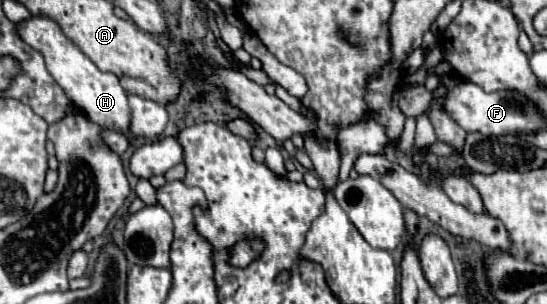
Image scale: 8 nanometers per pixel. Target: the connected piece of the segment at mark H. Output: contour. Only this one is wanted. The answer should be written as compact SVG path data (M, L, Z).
M30 17L16 25L18 35L34 49L44 55L46 69L54 77L54 81L64 89L66 97L74 103L78 111L82 111L90 121L98 123L102 129L122 131L122 135L130 135L130 105L128 95L120 87L120 81L114 73L100 71L54 23L50 17Z

